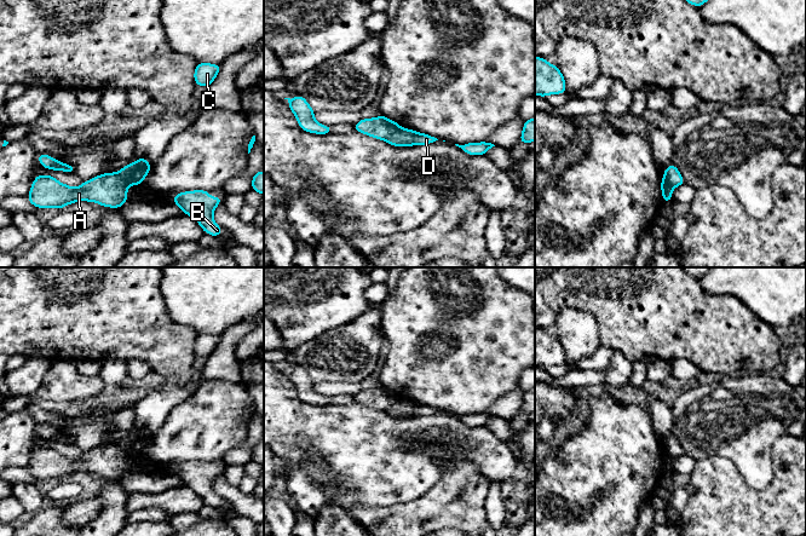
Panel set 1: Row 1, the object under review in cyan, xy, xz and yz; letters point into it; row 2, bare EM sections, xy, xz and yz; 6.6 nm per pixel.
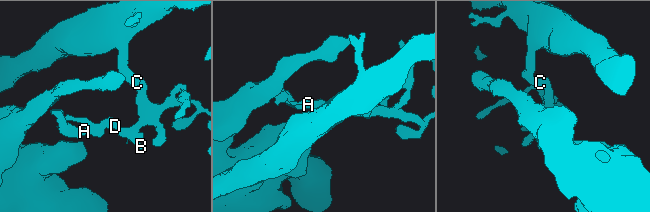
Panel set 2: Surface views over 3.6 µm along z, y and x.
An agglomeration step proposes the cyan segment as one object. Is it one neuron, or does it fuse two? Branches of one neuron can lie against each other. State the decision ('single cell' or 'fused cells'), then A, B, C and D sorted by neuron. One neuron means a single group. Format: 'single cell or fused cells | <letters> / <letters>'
fused cells | A / B C D

